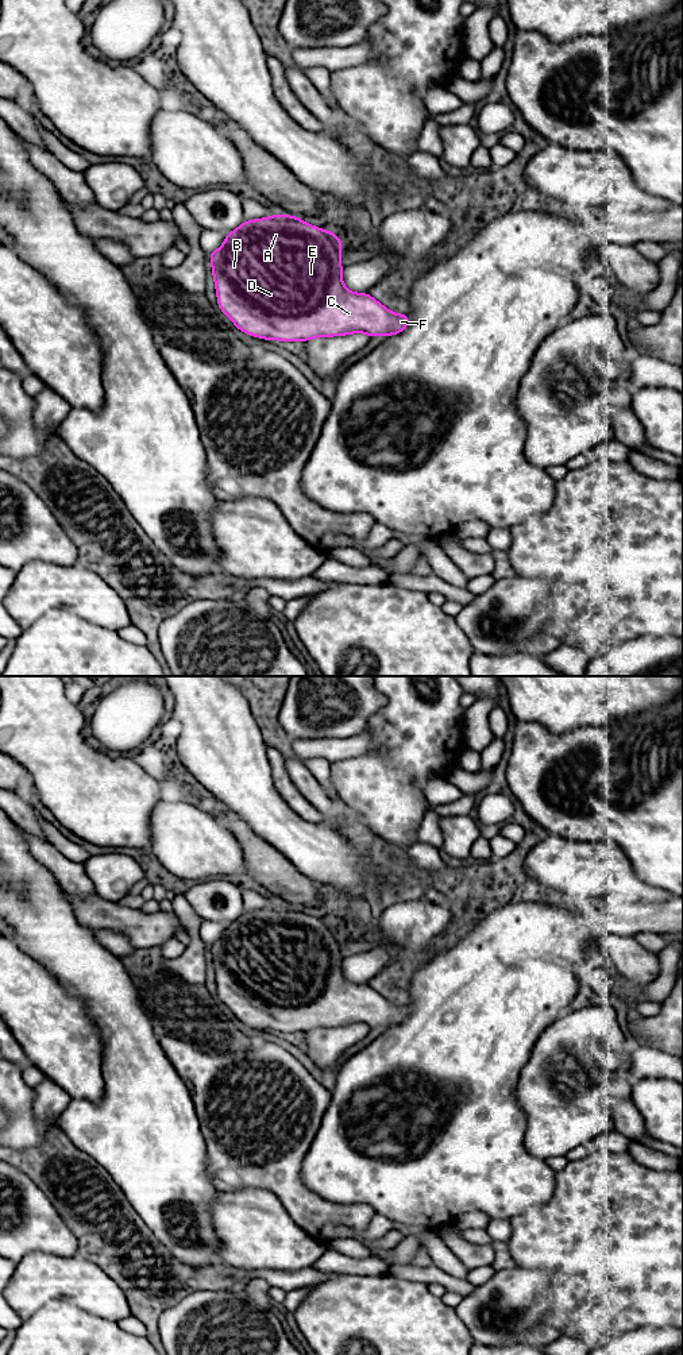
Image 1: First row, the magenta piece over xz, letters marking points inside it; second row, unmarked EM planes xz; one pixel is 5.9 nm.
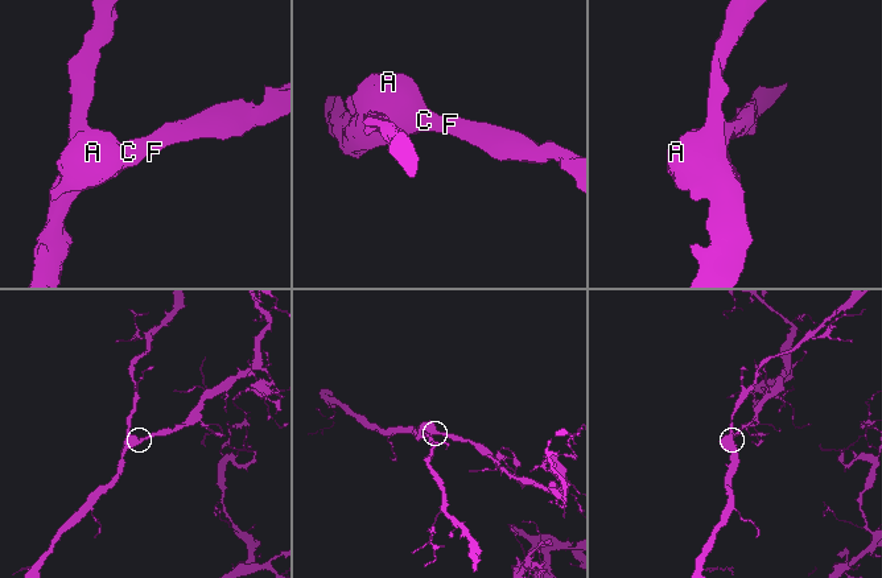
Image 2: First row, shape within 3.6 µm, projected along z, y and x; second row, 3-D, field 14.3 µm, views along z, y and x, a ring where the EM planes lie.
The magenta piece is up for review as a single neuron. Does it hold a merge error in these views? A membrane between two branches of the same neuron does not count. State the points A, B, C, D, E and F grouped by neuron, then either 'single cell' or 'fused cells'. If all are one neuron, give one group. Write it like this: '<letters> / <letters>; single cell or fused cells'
A B C D E F; single cell

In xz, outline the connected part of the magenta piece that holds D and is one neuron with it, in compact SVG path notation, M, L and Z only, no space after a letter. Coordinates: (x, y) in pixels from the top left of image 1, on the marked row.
M274 215L243 221L234 232L225 233L220 248L209 254L217 304L238 329L266 340L306 341L313 337L346 336L348 333L395 335L409 324L408 314L397 314L374 300L368 293L350 292L342 279L342 242L335 232L302 221L300 217Z

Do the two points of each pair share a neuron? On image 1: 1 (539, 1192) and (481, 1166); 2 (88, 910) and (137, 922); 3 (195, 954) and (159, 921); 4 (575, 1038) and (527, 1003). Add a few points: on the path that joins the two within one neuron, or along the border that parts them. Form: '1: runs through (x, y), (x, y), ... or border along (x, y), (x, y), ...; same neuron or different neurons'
1: runs through (524, 1181), (504, 1180), (496, 1174); same neuron
2: runs through (100, 914), (124, 921); same neuron
3: border along (173, 910), (188, 931); different neurons
4: border along (566, 1012), (554, 1020), (532, 1046); different neurons

